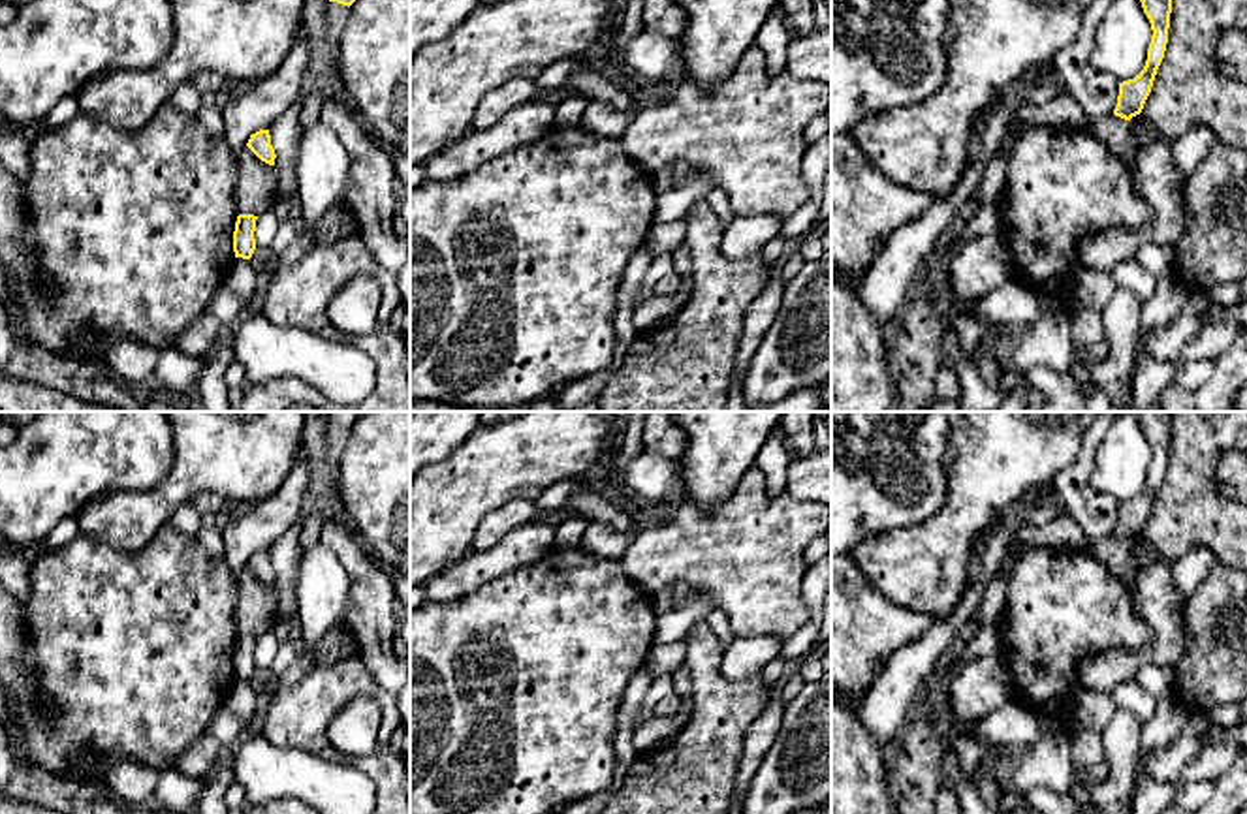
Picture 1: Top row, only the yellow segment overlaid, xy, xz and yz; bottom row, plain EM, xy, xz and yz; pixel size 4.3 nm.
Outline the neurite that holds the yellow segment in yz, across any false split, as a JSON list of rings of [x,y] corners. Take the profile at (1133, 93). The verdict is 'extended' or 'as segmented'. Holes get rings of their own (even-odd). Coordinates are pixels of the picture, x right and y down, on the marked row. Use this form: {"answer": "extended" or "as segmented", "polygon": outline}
{"answer": "as segmented", "polygon": [[[1172,0],[1140,2],[1151,23],[1153,36],[1144,70],[1134,79],[1119,83],[1119,96],[1113,115],[1125,120],[1130,120],[1142,113],[1168,43]]]}

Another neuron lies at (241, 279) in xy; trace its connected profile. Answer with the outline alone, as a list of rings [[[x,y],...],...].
[[[235,258],[224,284],[241,303],[248,303],[256,293],[258,273],[248,259]]]

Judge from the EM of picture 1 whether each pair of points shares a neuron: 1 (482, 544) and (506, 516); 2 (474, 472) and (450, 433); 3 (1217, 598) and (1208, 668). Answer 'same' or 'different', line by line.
1: same
2: different
3: same

